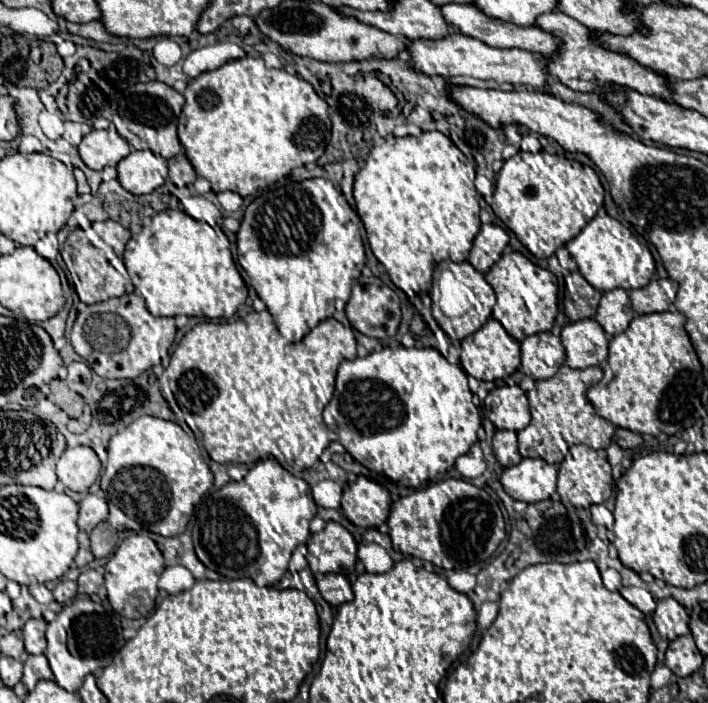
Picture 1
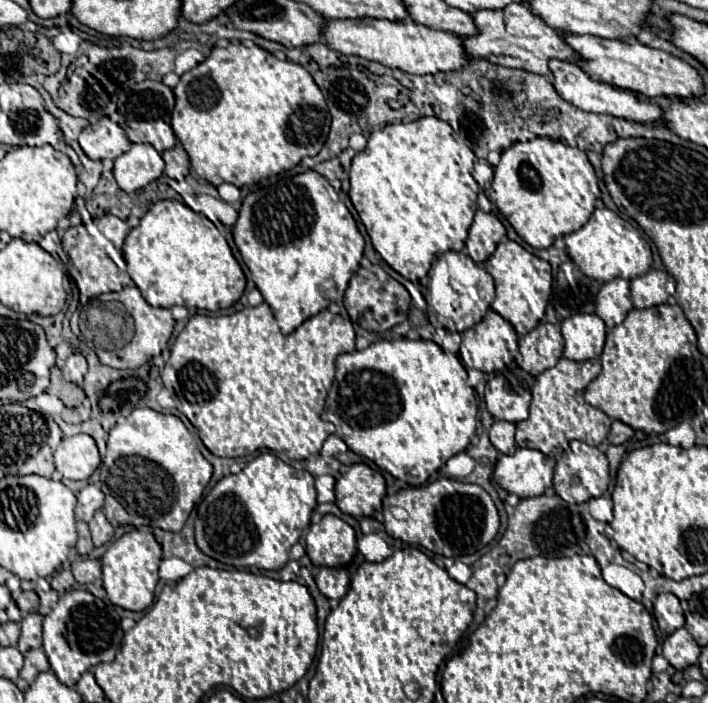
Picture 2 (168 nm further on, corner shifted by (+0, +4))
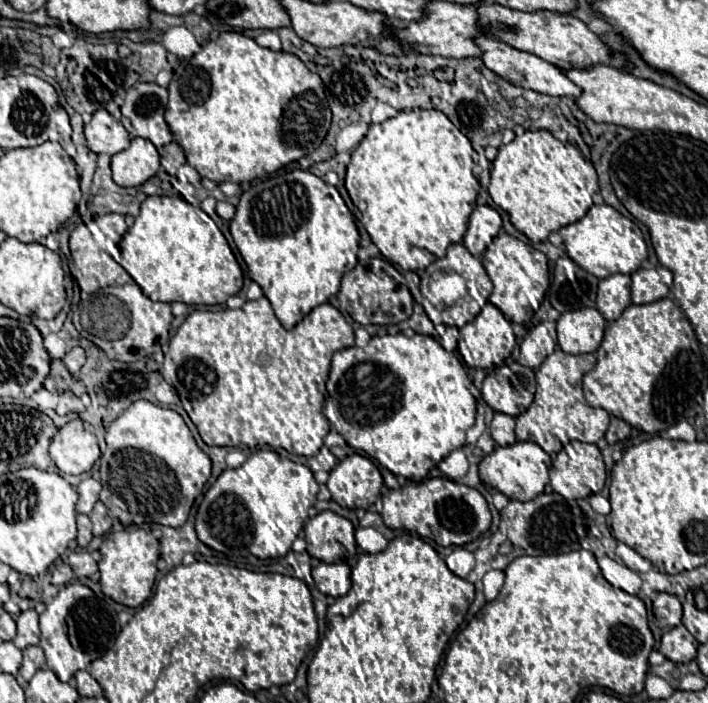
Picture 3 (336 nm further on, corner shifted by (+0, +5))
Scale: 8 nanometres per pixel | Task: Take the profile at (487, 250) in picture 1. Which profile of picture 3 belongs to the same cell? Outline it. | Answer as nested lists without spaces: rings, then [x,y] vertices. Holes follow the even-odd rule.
[[[479,205],[471,213],[463,245],[469,249],[473,257],[481,257],[487,245],[491,245],[493,237],[499,233],[499,229],[501,229],[501,215],[489,205]]]

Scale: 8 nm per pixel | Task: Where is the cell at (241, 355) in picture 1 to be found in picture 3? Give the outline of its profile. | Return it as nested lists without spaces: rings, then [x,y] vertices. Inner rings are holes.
[[[261,297],[255,301],[245,301],[241,309],[197,309],[189,313],[169,343],[169,355],[163,365],[163,379],[177,389],[183,407],[174,405],[172,408],[183,417],[201,449],[205,443],[251,451],[261,445],[269,445],[283,447],[295,455],[311,457],[317,455],[325,435],[329,433],[329,421],[323,414],[323,404],[328,397],[326,381],[331,357],[335,351],[353,345],[353,327],[331,303],[317,305],[299,325],[287,331],[277,321],[269,299]]]

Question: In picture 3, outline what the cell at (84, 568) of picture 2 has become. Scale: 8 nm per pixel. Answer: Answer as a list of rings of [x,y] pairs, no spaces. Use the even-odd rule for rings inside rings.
[[[77,551],[69,555],[69,565],[77,577],[89,577],[97,571],[95,559],[87,551]]]

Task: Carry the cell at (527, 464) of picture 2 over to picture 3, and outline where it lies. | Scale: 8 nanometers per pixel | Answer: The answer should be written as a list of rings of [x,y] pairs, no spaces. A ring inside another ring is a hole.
[[[517,441],[509,447],[497,447],[493,453],[485,455],[479,463],[479,477],[483,483],[499,489],[509,499],[531,501],[541,495],[545,485],[549,483],[549,467],[551,457],[537,443]]]

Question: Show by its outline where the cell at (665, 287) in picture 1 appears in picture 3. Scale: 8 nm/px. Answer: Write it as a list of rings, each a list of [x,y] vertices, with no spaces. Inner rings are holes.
[[[659,266],[651,269],[637,269],[631,275],[631,301],[635,305],[653,303],[667,297],[673,274],[665,267]]]

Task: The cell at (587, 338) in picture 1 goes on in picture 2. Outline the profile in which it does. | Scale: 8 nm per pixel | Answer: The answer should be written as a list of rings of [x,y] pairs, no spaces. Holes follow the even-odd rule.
[[[575,314],[561,324],[565,358],[583,362],[599,358],[605,344],[605,324],[597,314]]]

